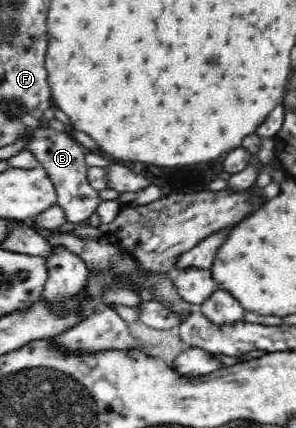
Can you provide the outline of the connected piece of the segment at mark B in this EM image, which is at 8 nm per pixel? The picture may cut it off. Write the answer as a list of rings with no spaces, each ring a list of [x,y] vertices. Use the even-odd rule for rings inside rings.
[[[31,127],[25,129],[20,134],[20,139],[24,140],[24,150],[34,154],[39,167],[44,170],[50,183],[55,189],[57,196],[56,204],[66,213],[69,223],[84,221],[86,224],[92,214],[96,212],[99,204],[102,202],[99,198],[99,192],[91,188],[87,180],[88,166],[85,164],[86,150],[75,141],[72,135],[63,131],[57,131],[52,127]]]

